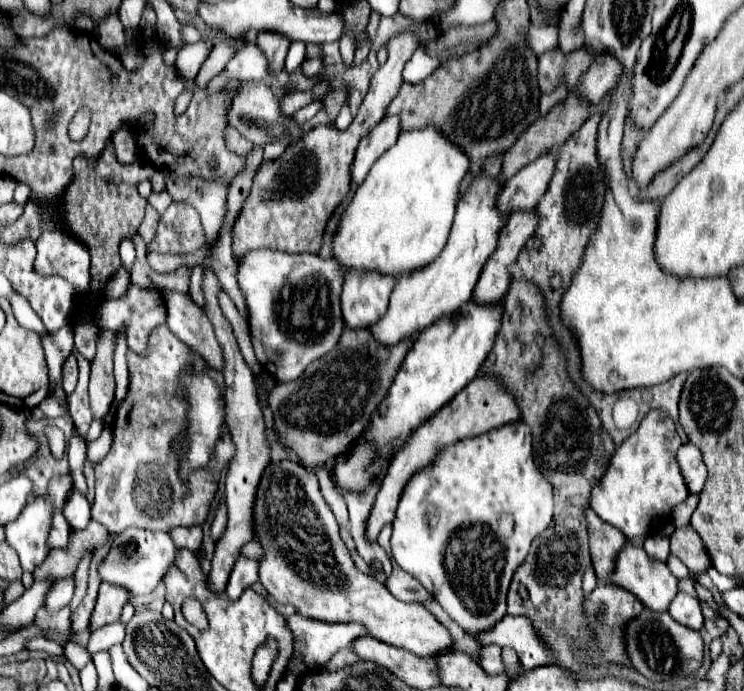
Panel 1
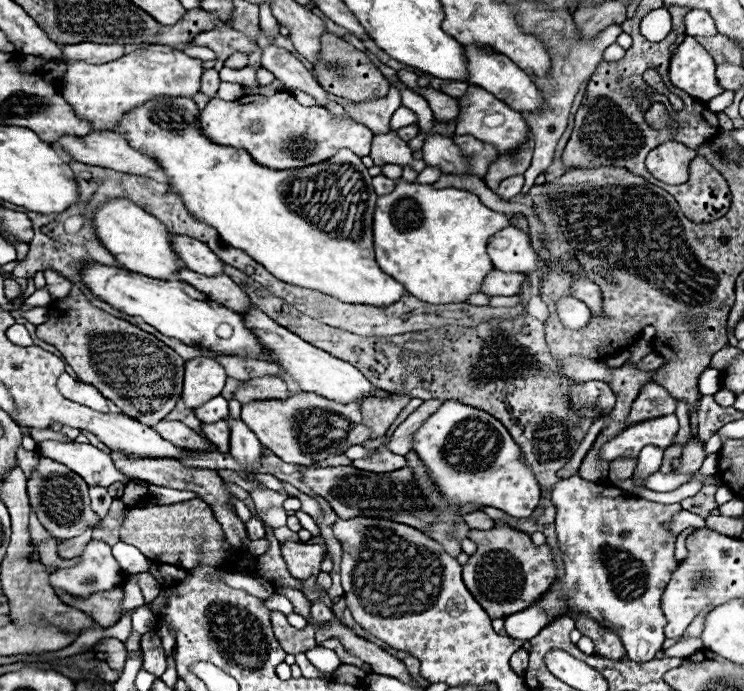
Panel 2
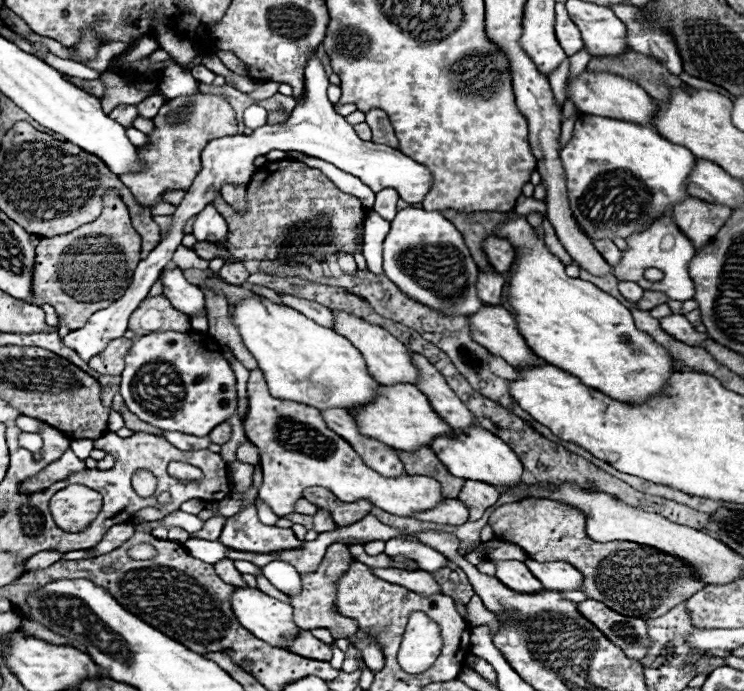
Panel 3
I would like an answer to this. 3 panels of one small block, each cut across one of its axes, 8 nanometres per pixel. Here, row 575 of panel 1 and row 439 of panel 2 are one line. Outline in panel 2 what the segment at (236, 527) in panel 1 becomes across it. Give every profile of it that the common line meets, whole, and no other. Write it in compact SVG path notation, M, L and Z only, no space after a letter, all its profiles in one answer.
M226 420L214 422L214 424L202 424L202 432L206 434L206 438L222 452L228 454L230 448L230 426Z

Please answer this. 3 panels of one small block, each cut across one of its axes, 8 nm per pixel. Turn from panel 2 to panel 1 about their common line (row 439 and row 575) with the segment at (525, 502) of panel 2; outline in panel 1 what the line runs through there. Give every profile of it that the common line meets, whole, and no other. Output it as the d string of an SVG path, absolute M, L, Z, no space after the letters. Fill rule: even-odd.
M510 422L510 424L504 424L500 428L494 428L492 432L486 432L484 436L476 436L476 438L468 438L468 440L460 440L456 442L454 446L450 446L448 450L442 450L438 454L438 458L434 460L432 466L416 472L410 482L406 484L404 488L404 494L400 498L400 504L398 504L398 512L396 512L396 518L392 522L394 526L394 532L392 532L392 556L396 560L396 564L406 570L408 574L412 574L414 578L420 580L420 584L430 590L436 598L436 602L450 614L450 618L470 636L476 636L476 634L482 634L486 632L488 628L494 628L504 616L506 616L506 592L508 592L508 586L510 586L510 580L512 580L512 572L514 568L518 568L518 564L526 558L528 554L528 548L532 544L532 540L552 522L552 490L550 490L550 484L540 476L540 472L536 470L534 466L534 460L532 460L532 436L530 436L530 428L524 424L524 422ZM502 514L512 514L514 518L514 532L510 536L502 536L500 534L500 528L498 528L498 520Z

